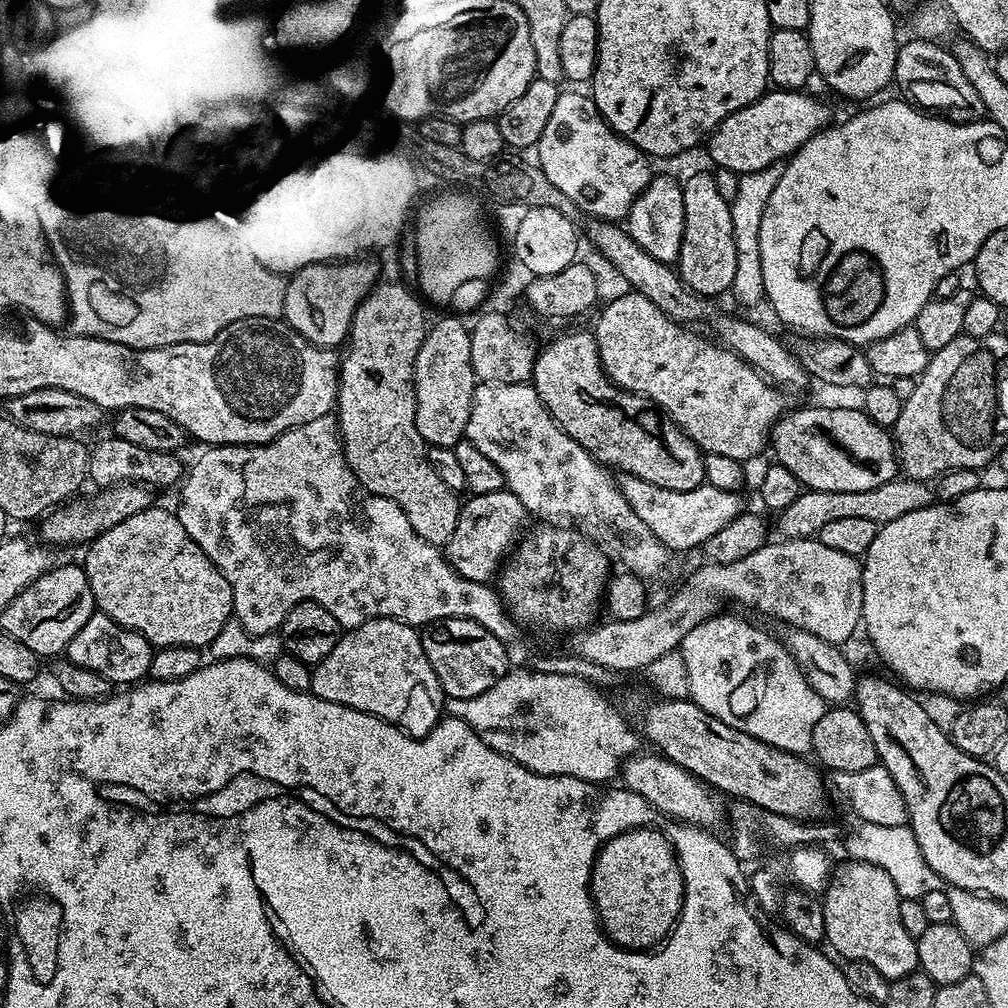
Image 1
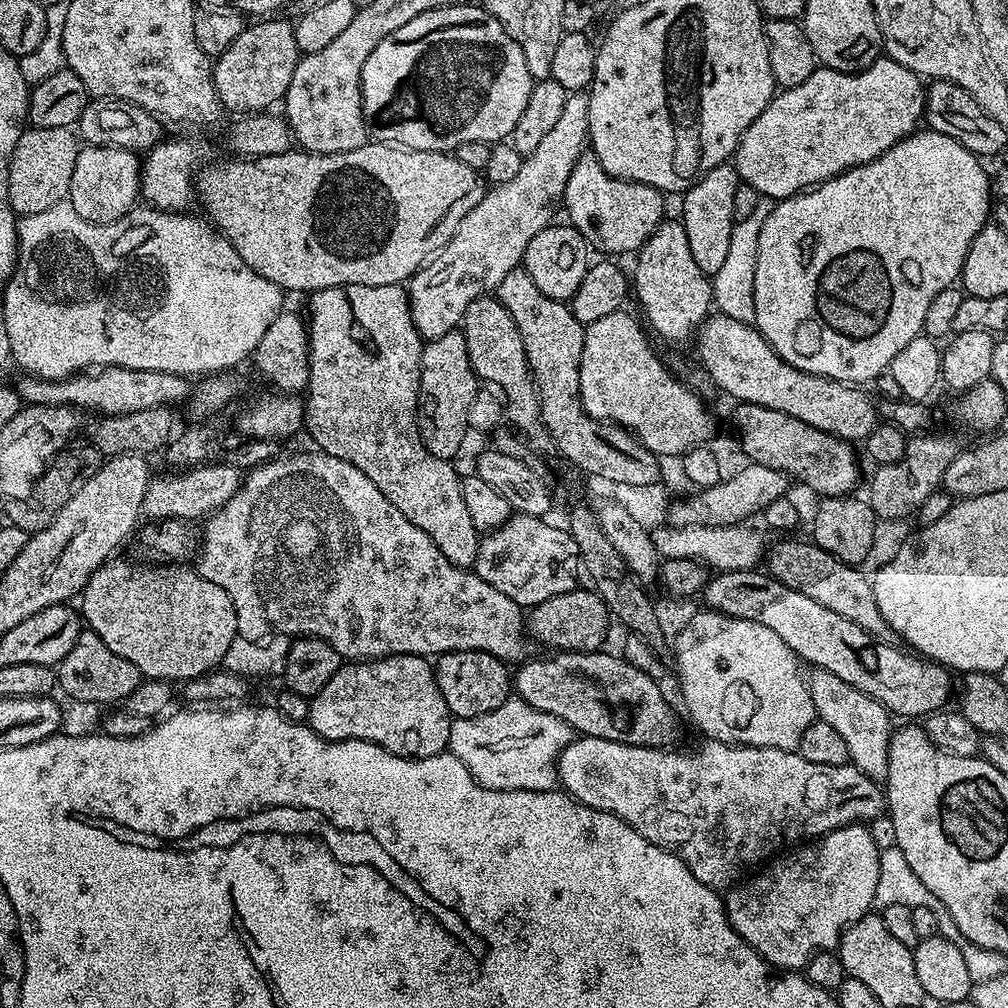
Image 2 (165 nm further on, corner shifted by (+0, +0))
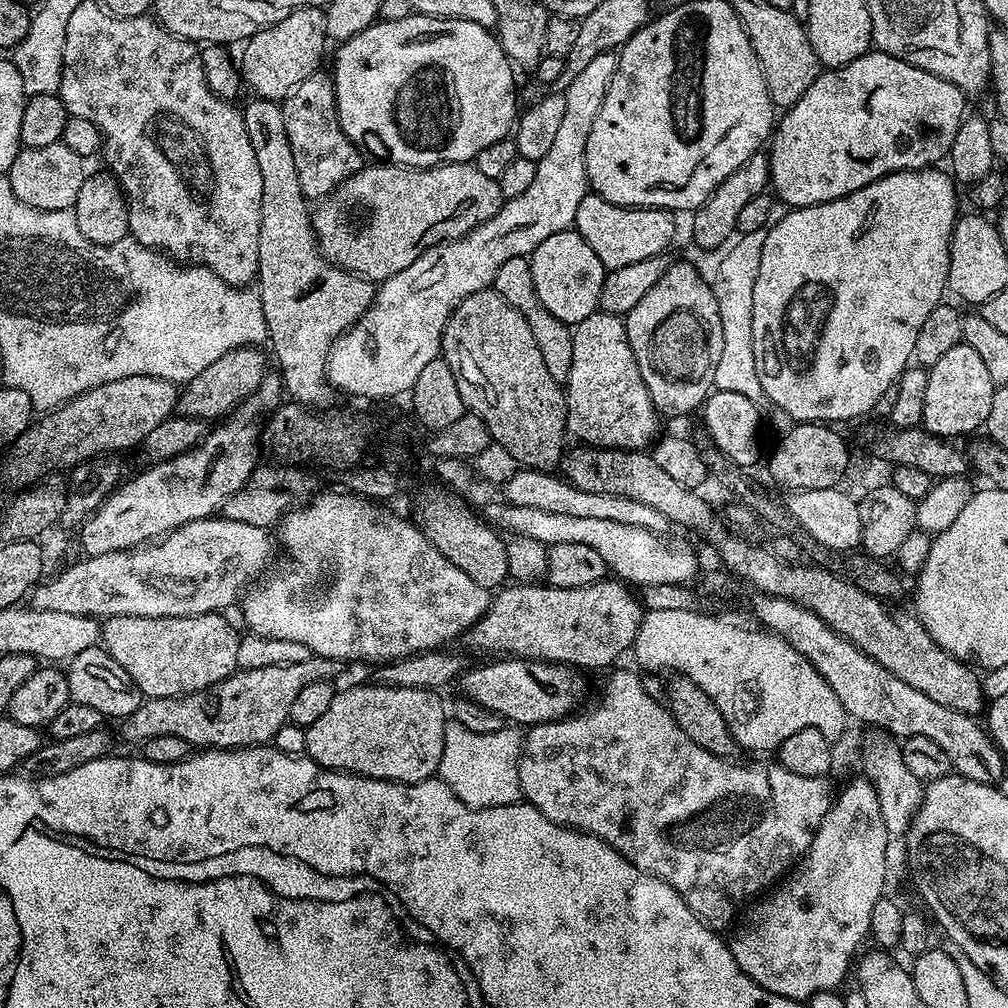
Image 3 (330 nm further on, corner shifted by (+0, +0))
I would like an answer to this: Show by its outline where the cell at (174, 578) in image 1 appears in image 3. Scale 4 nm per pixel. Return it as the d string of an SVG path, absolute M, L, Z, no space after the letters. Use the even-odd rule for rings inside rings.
M219 612L186 618L110 616L102 624L102 647L134 678L144 697L185 696L209 688L237 671L242 636L228 625L226 617Z

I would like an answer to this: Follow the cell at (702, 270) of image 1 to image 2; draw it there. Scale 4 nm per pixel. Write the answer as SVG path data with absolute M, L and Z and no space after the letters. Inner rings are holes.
M725 162L714 166L714 170L705 172L687 192L683 193L682 223L686 230L686 239L689 240L690 250L694 253L694 262L698 262L699 268L709 277L722 270L726 254L730 250L730 234L734 223L734 192L741 183L735 167Z

